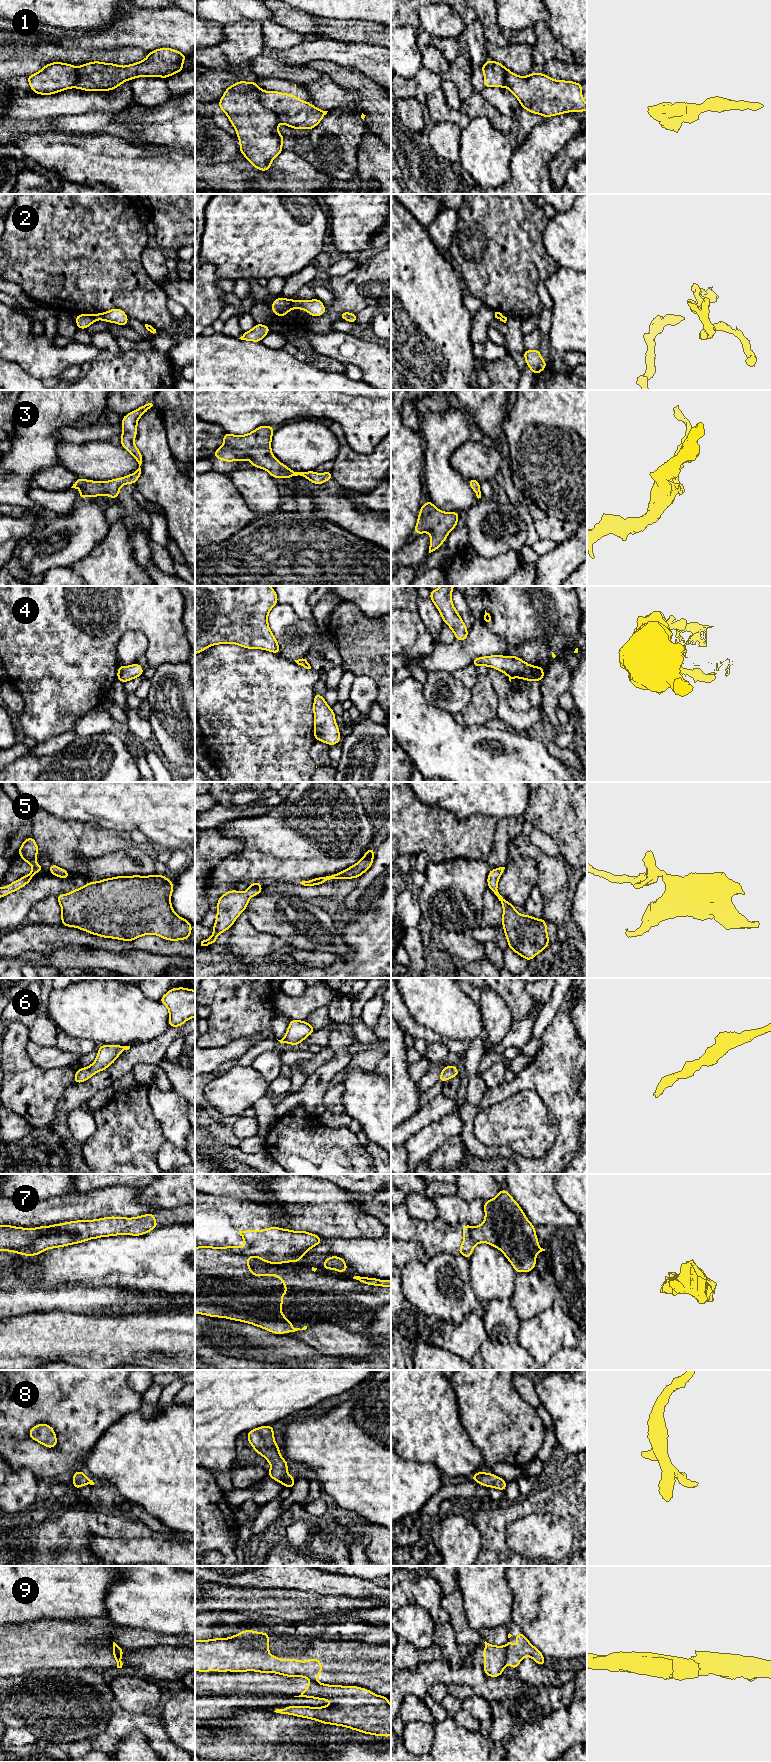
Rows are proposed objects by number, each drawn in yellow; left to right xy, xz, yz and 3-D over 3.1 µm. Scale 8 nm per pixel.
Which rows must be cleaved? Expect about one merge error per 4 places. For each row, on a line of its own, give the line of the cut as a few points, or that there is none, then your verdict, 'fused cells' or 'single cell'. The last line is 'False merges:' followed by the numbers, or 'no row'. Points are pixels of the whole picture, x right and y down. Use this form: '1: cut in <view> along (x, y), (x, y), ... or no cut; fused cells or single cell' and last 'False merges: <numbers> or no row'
1: cut in xz along (260, 90), (260, 101), (276, 115), (279, 121); fused cells
2: cut in xz along (289, 300), (291, 308); fused cells
3: no cut; single cell
4: cut in yz along (508, 675), (520, 675), (525, 679); fused cells
5: no cut; single cell
6: no cut; single cell
7: cut in xy along (49, 1228), (46, 1234), (38, 1236), (28, 1246), (14, 1252); fused cells
8: no cut; single cell
9: cut in yz along (504, 1647), (506, 1661); fused cells
False merges: 1, 2, 4, 7, 9

